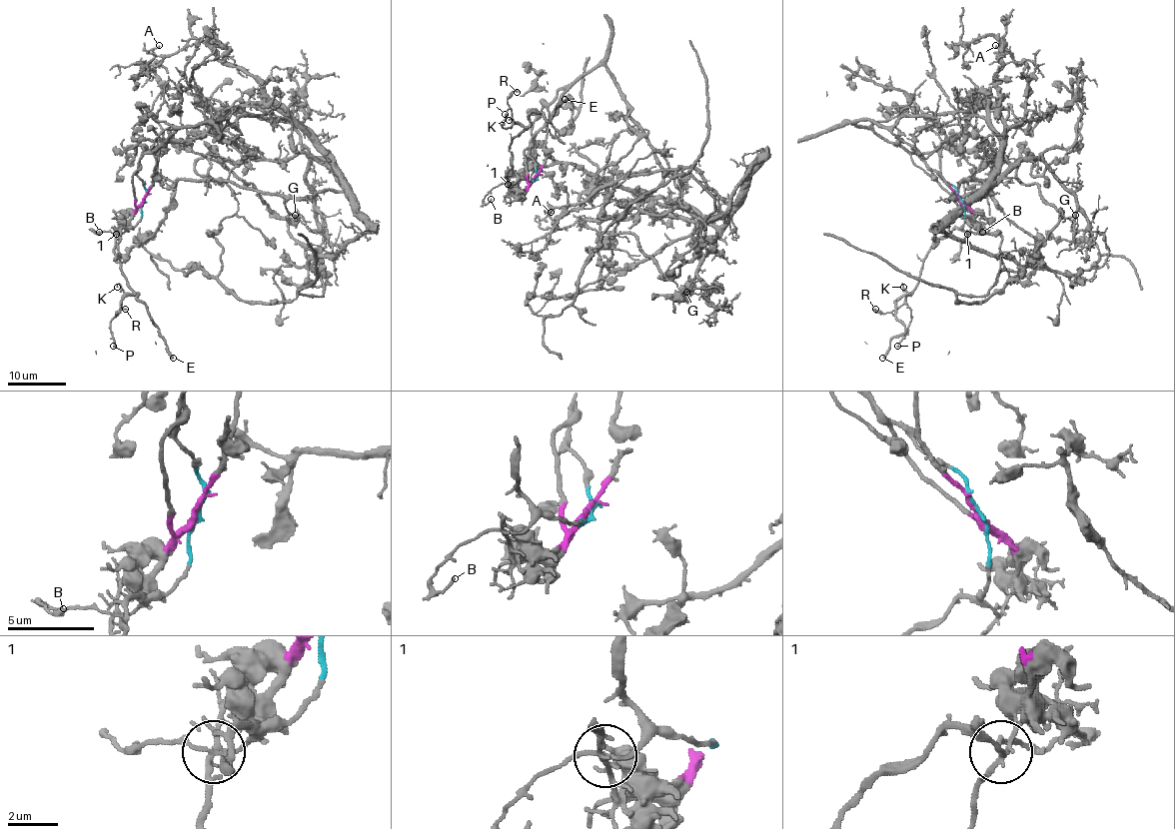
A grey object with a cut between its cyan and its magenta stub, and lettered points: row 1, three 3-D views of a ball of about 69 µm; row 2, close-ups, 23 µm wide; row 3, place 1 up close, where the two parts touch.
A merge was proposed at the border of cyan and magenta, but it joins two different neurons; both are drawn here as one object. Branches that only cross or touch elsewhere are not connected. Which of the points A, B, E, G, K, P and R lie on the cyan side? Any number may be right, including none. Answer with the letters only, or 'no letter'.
B, E, K, P, R

